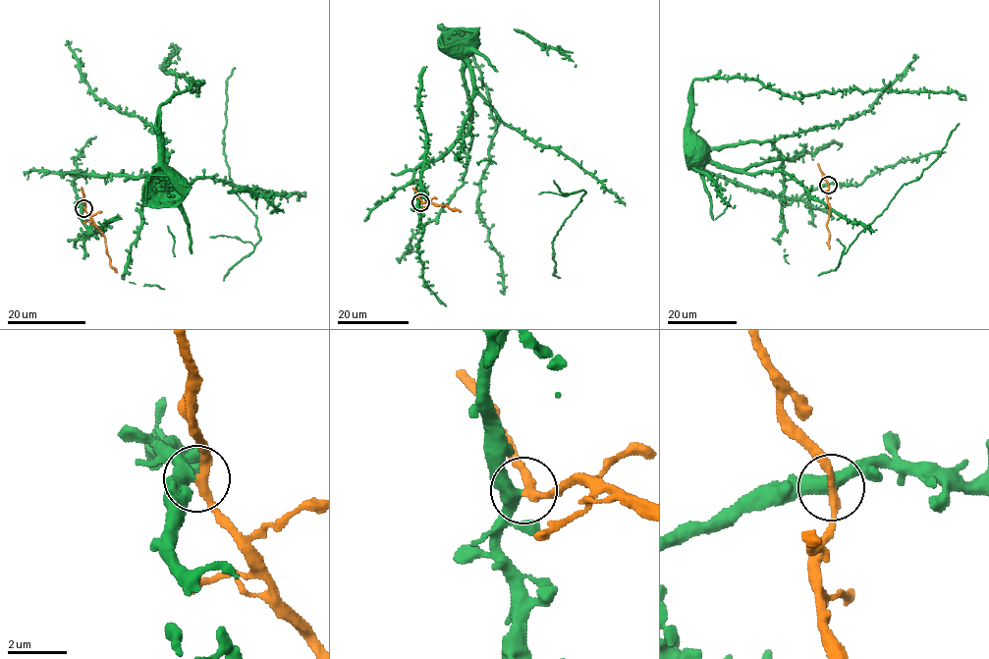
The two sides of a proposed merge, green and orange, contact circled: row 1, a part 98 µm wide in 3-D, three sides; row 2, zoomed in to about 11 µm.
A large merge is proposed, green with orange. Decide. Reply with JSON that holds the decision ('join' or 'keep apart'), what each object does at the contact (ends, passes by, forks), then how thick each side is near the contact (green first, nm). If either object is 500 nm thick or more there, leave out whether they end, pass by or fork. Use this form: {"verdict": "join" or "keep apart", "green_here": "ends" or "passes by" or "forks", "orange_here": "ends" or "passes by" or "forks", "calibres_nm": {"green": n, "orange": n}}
{"verdict": "keep apart", "green_here": "passes by", "orange_here": "passes by", "calibres_nm": {"green": 400, "orange": 240}}

